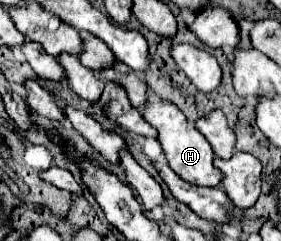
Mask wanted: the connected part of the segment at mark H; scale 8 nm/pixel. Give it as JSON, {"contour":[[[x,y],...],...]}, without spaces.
{"contour":[[[151,99],[141,113],[159,131],[159,143],[163,145],[167,163],[183,181],[189,181],[191,185],[199,185],[199,187],[217,187],[217,185],[221,185],[223,175],[213,165],[215,153],[213,153],[209,141],[195,129],[193,123],[189,123],[185,119],[185,115],[173,103]]]}

